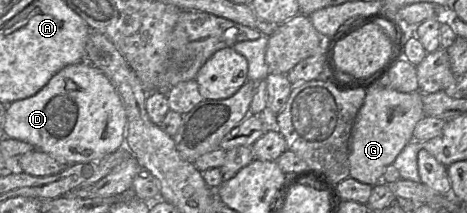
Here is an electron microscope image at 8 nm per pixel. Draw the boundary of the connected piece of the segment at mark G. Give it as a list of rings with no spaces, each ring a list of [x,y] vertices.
[[[378,85],[366,90],[363,105],[354,120],[349,140],[349,177],[371,186],[382,181],[386,168],[413,138],[416,124],[425,116],[420,91],[402,93]]]

